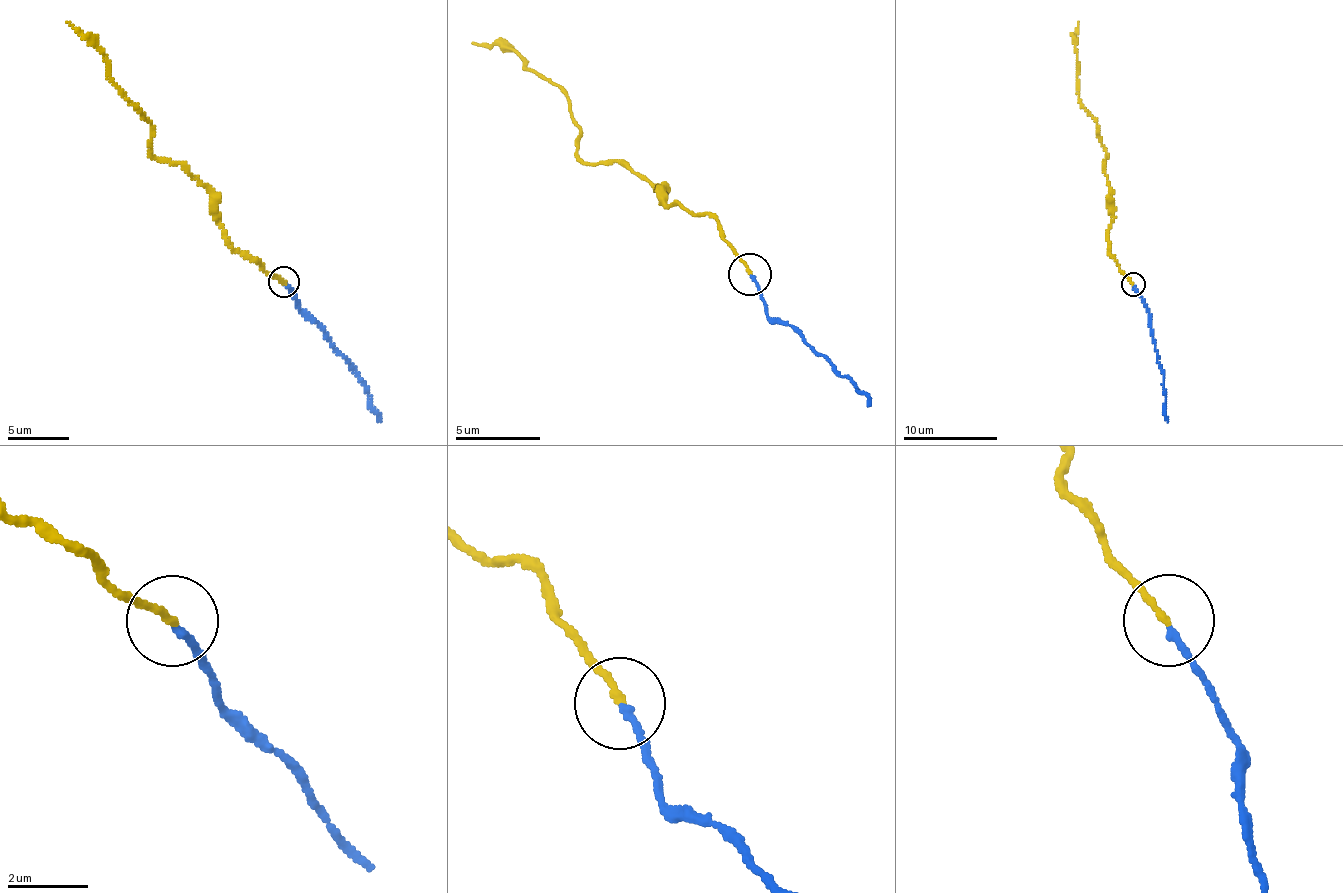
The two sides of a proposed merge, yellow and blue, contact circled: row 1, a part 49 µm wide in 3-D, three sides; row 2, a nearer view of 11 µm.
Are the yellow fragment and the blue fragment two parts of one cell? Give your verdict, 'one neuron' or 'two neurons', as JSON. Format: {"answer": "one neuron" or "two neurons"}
{"answer": "one neuron"}

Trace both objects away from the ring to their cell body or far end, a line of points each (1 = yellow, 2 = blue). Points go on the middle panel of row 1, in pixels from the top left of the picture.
1: (749, 273), (712, 219), (577, 154), (580, 127), (555, 83), (470, 43)
2: (748, 274), (772, 317), (821, 354), (833, 371), (872, 405)

